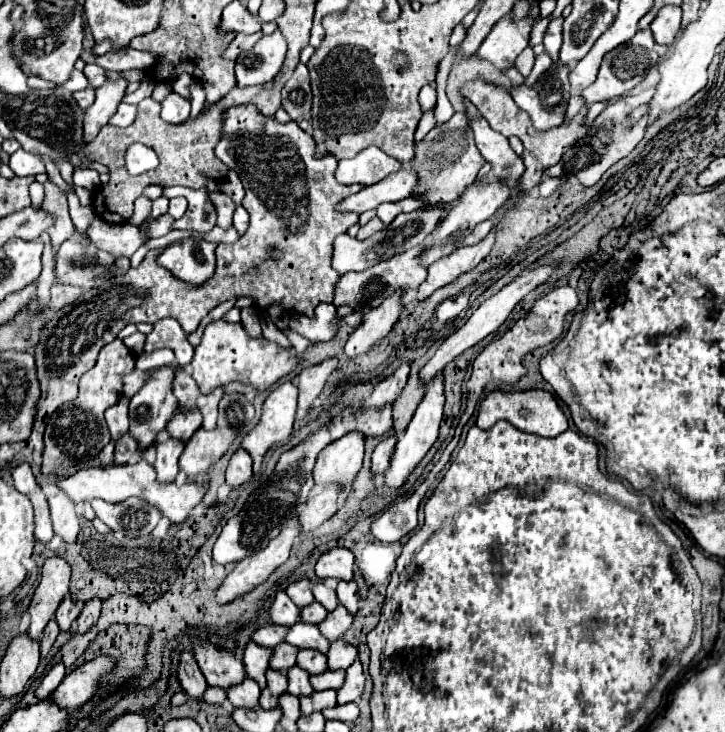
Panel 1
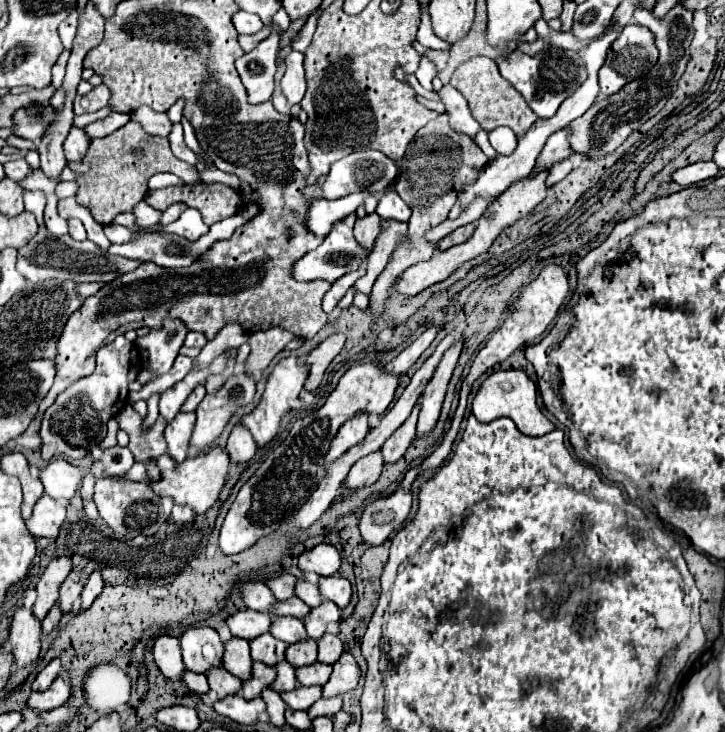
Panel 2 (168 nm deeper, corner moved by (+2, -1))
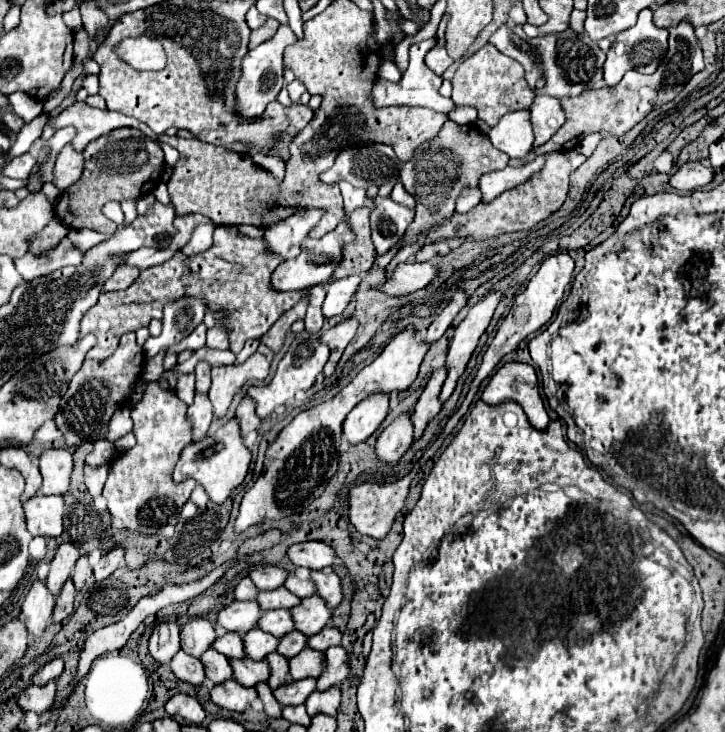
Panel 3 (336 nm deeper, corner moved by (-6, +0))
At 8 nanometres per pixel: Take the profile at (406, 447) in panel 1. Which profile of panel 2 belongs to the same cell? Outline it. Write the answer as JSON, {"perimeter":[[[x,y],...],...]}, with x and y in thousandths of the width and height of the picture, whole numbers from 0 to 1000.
{"perimeter":[[[632,464],[623,475],[618,475],[596,514],[596,519],[590,522],[588,533],[582,536],[579,544],[579,568],[577,568],[577,585],[574,585],[574,598],[588,596],[590,590],[599,587],[604,571],[607,571],[607,557],[610,557],[610,546],[623,514],[623,505],[632,495],[632,486],[637,481],[637,464]]]}

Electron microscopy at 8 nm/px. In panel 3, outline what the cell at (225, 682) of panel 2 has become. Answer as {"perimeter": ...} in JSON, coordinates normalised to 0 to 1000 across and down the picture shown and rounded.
{"perimeter":[[[287,887],[279,892],[276,898],[279,908],[281,908],[281,917],[284,917],[284,925],[292,930],[292,933],[306,933],[306,930],[314,930],[320,928],[320,911],[314,908],[314,900],[301,892],[298,887]]]}

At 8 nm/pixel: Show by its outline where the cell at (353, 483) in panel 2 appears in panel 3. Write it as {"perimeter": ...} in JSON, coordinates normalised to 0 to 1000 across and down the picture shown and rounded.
{"perimeter":[[[563,559],[552,564],[521,597],[519,605],[519,624],[530,633],[546,633],[557,616],[568,608],[571,592],[568,592],[568,564],[571,559]]]}

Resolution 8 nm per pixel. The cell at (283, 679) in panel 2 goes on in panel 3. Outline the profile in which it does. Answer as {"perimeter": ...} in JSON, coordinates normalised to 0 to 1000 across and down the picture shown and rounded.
{"perimeter":[[[370,892],[367,903],[370,903],[370,911],[372,911],[372,925],[370,925],[367,936],[372,941],[381,941],[381,939],[392,936],[394,930],[400,930],[400,925],[397,925],[397,900],[394,898],[386,898],[383,892]]]}

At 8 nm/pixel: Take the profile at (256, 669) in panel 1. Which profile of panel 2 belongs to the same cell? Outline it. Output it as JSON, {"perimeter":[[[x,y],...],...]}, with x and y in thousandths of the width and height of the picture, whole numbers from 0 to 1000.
{"perimeter":[[[320,872],[309,885],[309,913],[334,929],[348,926],[350,902],[345,896],[345,880],[337,872]]]}

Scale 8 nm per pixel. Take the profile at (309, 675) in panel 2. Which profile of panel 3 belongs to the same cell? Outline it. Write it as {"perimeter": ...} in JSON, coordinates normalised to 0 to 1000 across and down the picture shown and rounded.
{"perimeter":[[[417,887],[408,898],[397,900],[397,911],[400,911],[400,922],[403,928],[419,928],[419,925],[441,925],[444,914],[447,914],[447,892],[433,889],[433,887]]]}

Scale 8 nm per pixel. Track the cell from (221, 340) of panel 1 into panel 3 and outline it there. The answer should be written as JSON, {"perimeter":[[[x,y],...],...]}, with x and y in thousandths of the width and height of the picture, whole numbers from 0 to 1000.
{"perimeter":[[[246,512],[243,518],[243,540],[257,551],[257,553],[265,553],[265,545],[268,545],[268,512]]]}

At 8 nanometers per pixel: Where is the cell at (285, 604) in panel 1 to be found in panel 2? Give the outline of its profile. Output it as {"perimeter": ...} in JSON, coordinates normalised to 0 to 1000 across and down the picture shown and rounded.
{"perimeter":[[[337,795],[337,798],[331,798],[331,806],[334,806],[339,828],[353,836],[372,839],[383,822],[381,814],[375,811],[375,806],[361,795]]]}

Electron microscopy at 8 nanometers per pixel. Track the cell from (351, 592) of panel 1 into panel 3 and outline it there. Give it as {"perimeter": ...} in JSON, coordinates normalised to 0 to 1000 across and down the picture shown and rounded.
{"perimeter":[[[444,777],[444,780],[430,780],[430,794],[436,799],[436,813],[441,813],[455,832],[466,829],[472,821],[472,799],[463,783]]]}

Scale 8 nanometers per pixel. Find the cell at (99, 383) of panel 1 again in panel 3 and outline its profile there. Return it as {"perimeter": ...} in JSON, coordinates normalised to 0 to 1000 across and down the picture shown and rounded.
{"perimeter":[[[171,455],[166,460],[163,477],[143,493],[127,493],[127,490],[116,493],[113,504],[99,518],[94,537],[86,542],[83,564],[77,564],[74,570],[94,608],[108,611],[119,602],[135,602],[146,597],[149,575],[160,559],[174,553],[174,540],[179,534],[182,520],[193,512],[196,499],[199,499],[199,477],[188,469],[185,455]]]}

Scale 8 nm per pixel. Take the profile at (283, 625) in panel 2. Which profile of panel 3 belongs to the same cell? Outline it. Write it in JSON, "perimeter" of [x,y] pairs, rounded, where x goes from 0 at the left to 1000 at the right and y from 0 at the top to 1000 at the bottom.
{"perimeter":[[[375,832],[375,835],[361,835],[359,846],[356,846],[356,859],[378,867],[378,870],[389,870],[394,865],[400,865],[406,859],[403,854],[403,843],[397,837],[397,832]]]}

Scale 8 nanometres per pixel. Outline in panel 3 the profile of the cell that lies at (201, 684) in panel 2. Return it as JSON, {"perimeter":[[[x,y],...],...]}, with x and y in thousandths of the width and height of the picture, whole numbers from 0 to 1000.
{"perimeter":[[[246,889],[237,898],[234,914],[248,930],[257,930],[265,936],[279,936],[279,930],[281,930],[281,911],[276,908],[276,903],[270,898],[262,898],[254,889]]]}

